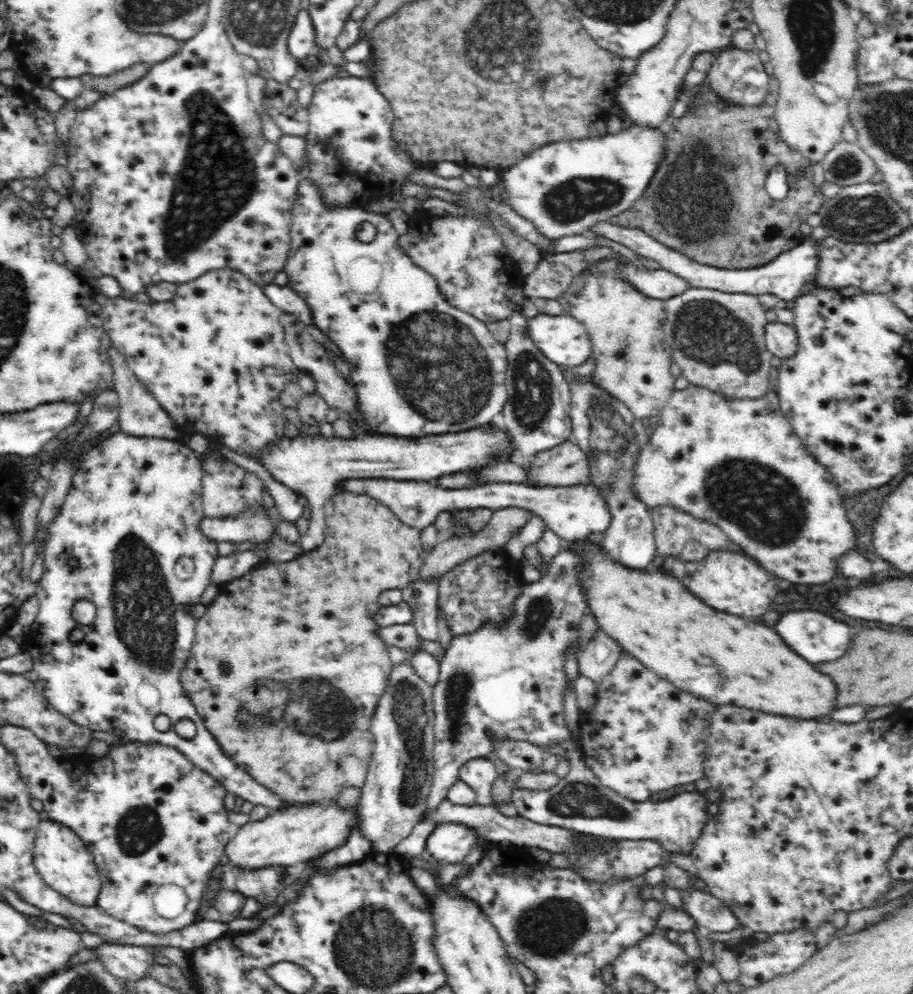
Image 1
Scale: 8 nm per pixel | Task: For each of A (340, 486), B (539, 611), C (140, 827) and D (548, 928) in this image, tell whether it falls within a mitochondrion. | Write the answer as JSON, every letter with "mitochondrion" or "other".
{"A":"other","B":"mitochondrion","C":"mitochondrion","D":"mitochondrion"}

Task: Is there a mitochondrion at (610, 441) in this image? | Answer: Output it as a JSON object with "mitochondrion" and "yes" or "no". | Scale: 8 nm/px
{"mitochondrion":"yes"}

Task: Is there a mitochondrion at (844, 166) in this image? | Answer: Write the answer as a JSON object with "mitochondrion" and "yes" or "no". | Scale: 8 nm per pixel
{"mitochondrion":"yes"}

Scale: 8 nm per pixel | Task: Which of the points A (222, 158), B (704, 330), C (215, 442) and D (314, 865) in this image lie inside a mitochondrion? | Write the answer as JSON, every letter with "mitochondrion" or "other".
{"A":"mitochondrion","B":"mitochondrion","C":"other","D":"other"}

